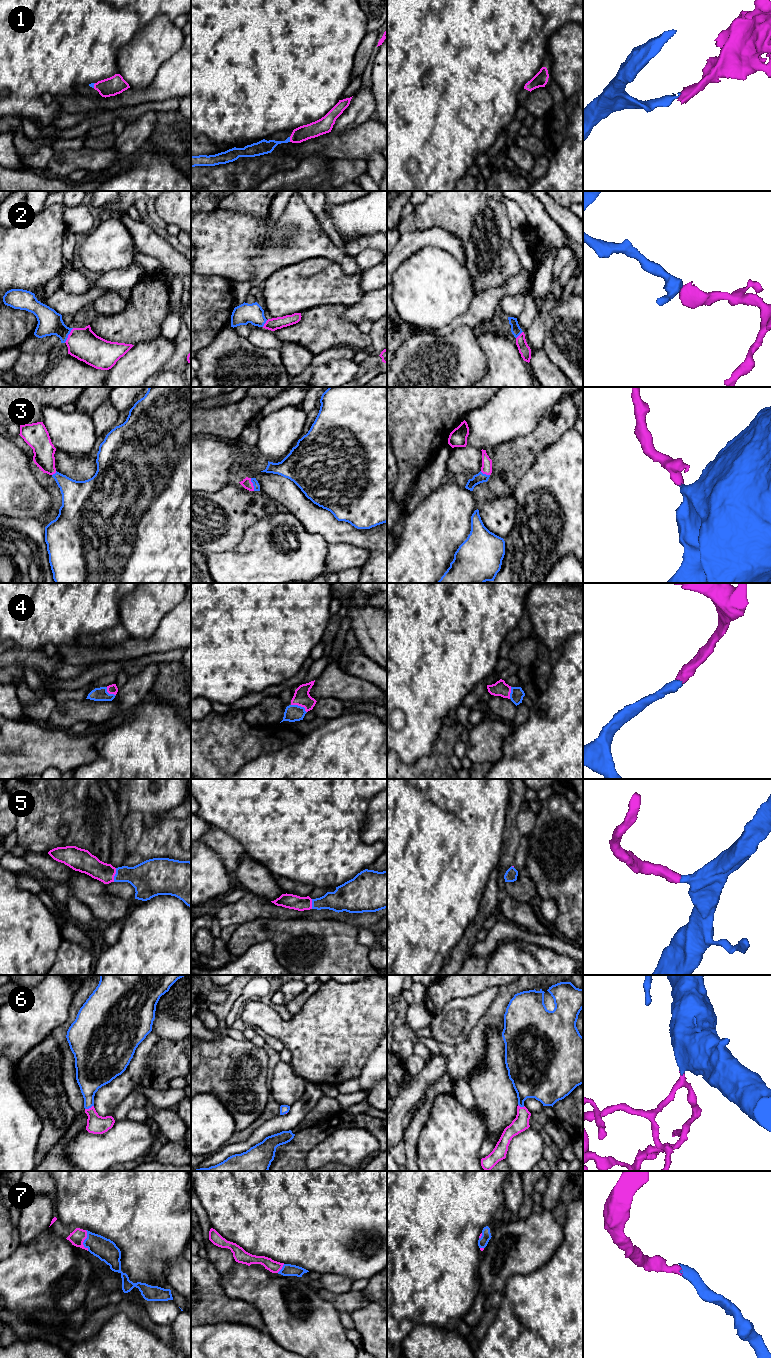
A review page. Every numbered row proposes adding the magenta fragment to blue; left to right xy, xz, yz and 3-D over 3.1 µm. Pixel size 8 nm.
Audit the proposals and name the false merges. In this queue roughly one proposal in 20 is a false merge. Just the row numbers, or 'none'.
none

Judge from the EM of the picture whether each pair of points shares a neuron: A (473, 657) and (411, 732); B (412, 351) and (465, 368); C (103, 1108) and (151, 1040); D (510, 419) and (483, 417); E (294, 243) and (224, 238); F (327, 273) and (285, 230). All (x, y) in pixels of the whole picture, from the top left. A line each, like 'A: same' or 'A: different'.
A: same
B: same
C: same
D: same
E: same
F: different

